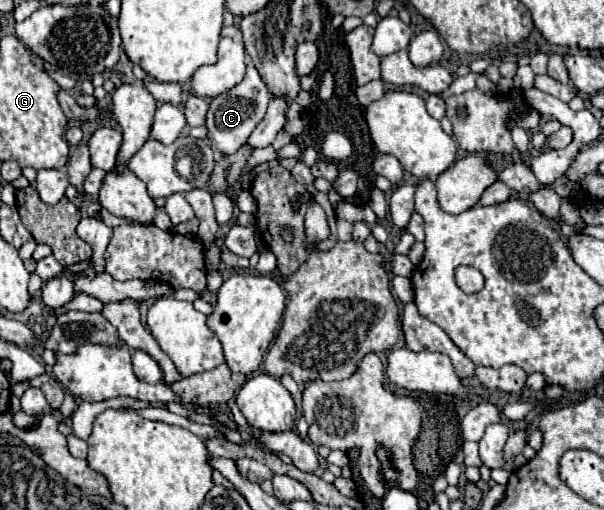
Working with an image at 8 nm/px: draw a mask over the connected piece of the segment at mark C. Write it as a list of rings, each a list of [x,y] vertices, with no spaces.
[[[247,63],[245,79],[239,85],[235,85],[233,89],[229,89],[227,93],[211,99],[209,111],[207,111],[207,125],[205,125],[207,137],[213,141],[213,145],[223,155],[233,155],[247,141],[247,137],[251,135],[255,125],[265,117],[269,101],[271,101],[271,93],[267,91],[261,75],[257,73],[257,69],[251,63]]]

